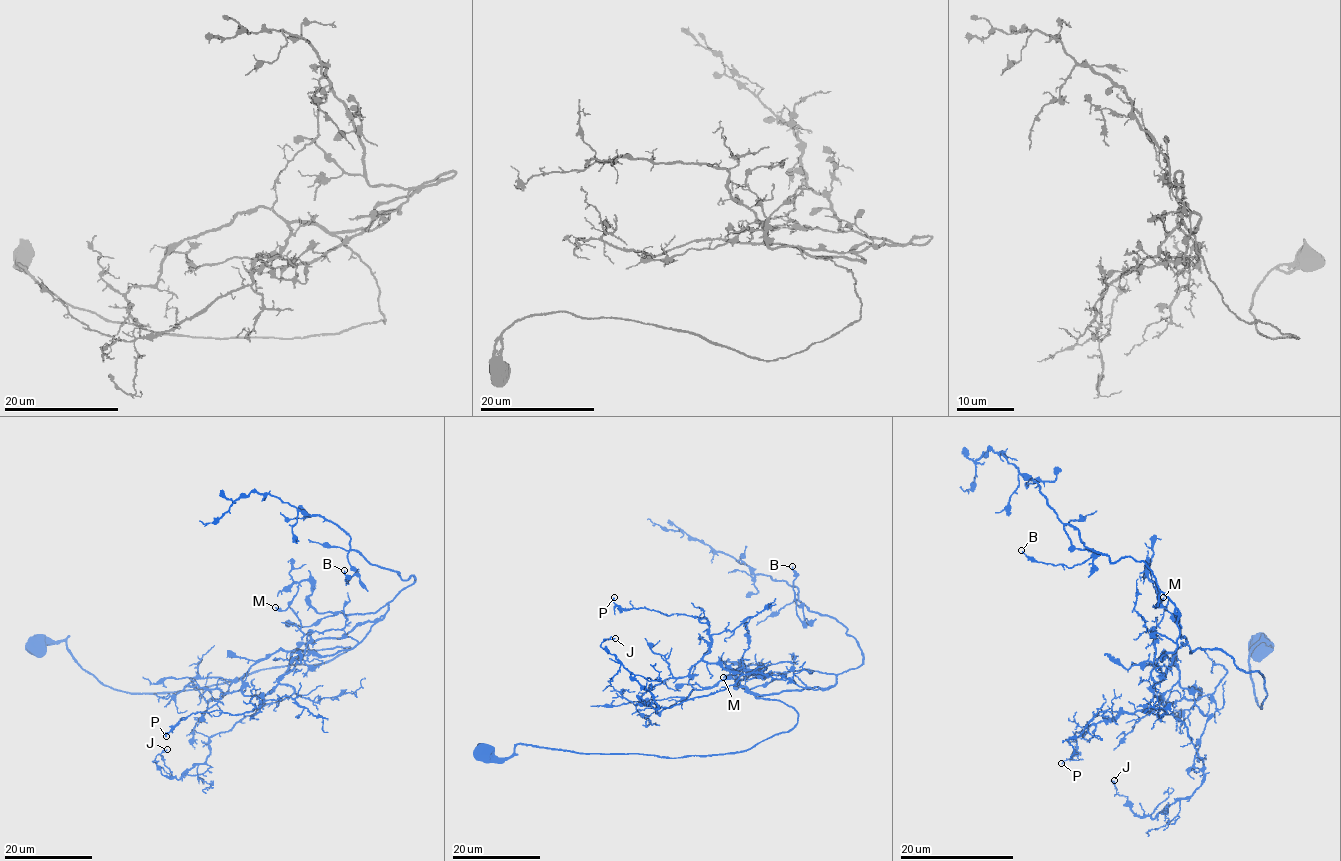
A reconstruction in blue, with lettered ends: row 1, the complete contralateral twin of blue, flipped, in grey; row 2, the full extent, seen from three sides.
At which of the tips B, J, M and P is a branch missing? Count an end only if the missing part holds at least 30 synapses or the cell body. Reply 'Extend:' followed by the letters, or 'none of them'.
Extend: none of them

